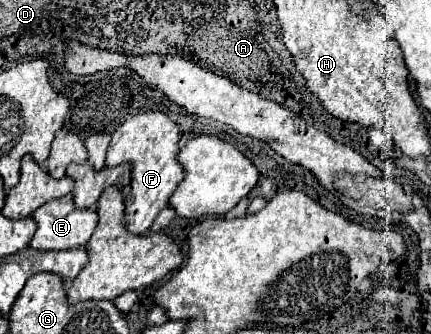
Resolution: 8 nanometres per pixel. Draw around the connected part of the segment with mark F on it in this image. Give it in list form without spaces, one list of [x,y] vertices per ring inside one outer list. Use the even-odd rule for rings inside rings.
[[[147,111],[133,115],[123,125],[119,125],[109,143],[105,167],[117,167],[123,163],[131,163],[131,191],[125,197],[125,227],[133,235],[145,235],[159,215],[161,209],[169,207],[169,197],[173,189],[181,183],[183,169],[177,165],[177,151],[181,129],[163,113]]]

